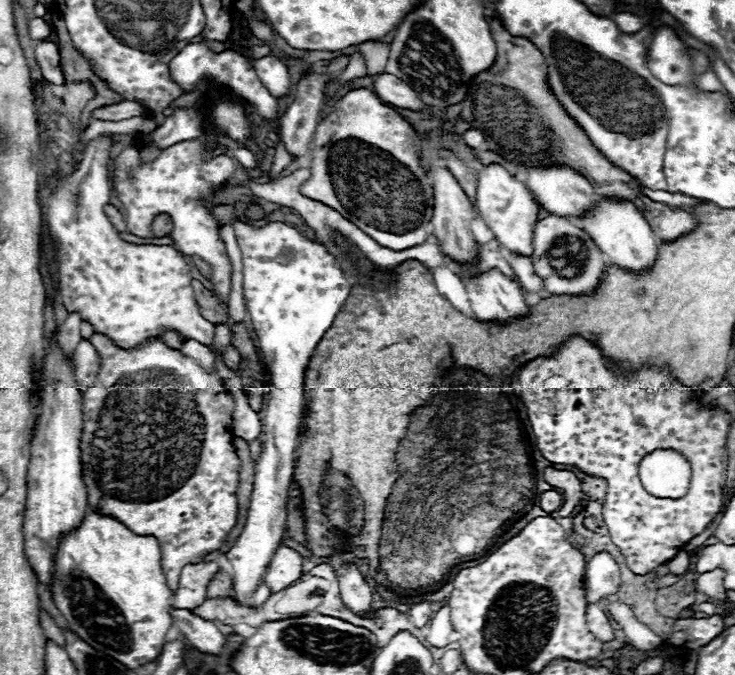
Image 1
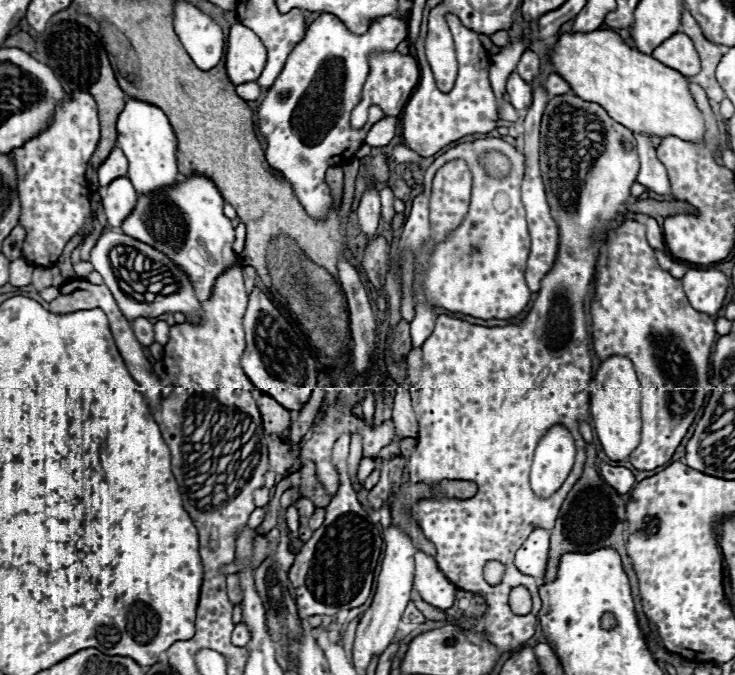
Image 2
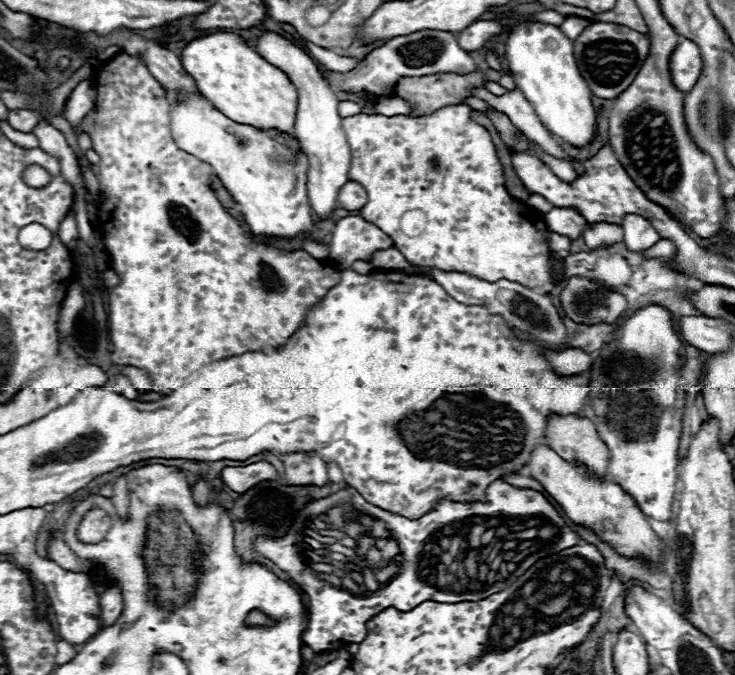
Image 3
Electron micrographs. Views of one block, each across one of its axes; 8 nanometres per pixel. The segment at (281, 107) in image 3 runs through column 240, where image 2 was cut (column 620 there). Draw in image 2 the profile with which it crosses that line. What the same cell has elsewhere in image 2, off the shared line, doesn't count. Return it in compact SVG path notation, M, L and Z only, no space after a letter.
M594 30L588 34L564 34L552 46L548 58L556 66L556 74L570 84L576 96L604 106L610 118L634 134L658 138L678 136L696 144L704 140L704 118L690 94L688 78L656 58L626 46L616 32Z

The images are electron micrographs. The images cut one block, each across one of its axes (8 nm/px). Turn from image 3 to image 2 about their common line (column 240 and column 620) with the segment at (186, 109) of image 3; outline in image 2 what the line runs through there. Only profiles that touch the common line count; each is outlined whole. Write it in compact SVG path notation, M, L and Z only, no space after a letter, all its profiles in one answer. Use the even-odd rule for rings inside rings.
M572 92L570 94L562 94L562 96L554 96L548 106L546 106L546 112L542 116L542 132L540 132L540 168L542 168L542 178L544 178L544 184L546 184L546 196L548 196L548 204L550 204L550 210L552 210L552 216L558 224L558 254L556 254L556 262L552 266L552 270L544 276L542 280L542 286L540 286L540 292L538 292L538 298L534 300L530 312L526 314L526 318L520 322L520 324L510 324L510 326L492 326L492 328L486 328L486 326L474 326L474 324L468 324L464 320L458 320L458 318L448 318L448 316L438 316L436 320L436 328L432 332L432 336L424 342L422 346L422 360L424 360L424 368L422 368L422 376L420 376L420 382L416 386L416 394L412 394L412 406L414 406L414 412L416 412L416 418L418 418L418 424L420 424L420 430L418 430L418 446L416 446L416 452L410 456L410 460L406 462L408 470L410 470L410 482L426 482L428 486L438 486L442 480L472 480L478 484L478 492L476 496L468 498L468 500L458 500L458 498L444 498L440 494L432 496L432 498L426 498L426 500L420 500L414 508L412 508L412 516L416 518L416 522L420 524L420 528L424 530L426 538L432 540L436 544L436 558L438 558L438 568L444 572L444 576L454 584L458 586L460 590L466 590L466 592L474 592L478 596L484 598L484 604L486 604L486 612L484 612L484 634L486 638L498 648L500 654L504 652L514 652L518 648L522 648L532 636L534 636L534 630L536 630L536 616L538 616L538 610L540 610L540 598L538 598L538 584L532 576L526 576L522 574L514 564L512 564L512 558L514 558L514 552L522 546L522 542L528 538L528 534L536 528L544 528L544 530L552 530L554 528L554 522L558 518L558 512L566 498L568 492L554 492L554 496L550 498L538 498L532 488L530 488L530 482L528 482L528 476L530 476L530 464L532 464L532 454L534 454L534 448L538 444L538 440L546 434L546 430L554 424L564 424L574 440L576 440L576 446L578 446L578 460L568 476L568 490L576 484L576 480L580 478L582 474L582 468L584 468L584 462L586 462L586 450L584 450L584 440L582 440L582 434L578 430L578 424L580 422L588 422L590 418L590 410L586 410L586 400L590 400L590 396L584 392L587 390L590 384L590 380L593 377L592 371L592 356L590 356L590 334L588 334L588 322L586 322L586 310L584 310L584 300L588 296L588 290L590 290L590 282L594 278L594 272L596 272L596 260L598 260L598 254L600 254L600 246L606 238L606 234L612 230L612 222L616 220L616 216L620 212L626 210L626 202L630 198L630 186L634 184L636 176L638 176L638 170L640 170L640 162L638 162L638 154L636 154L636 140L634 140L634 134L620 126L618 122L614 122L606 110L594 102L586 102L578 96L574 96ZM488 560L500 560L506 564L506 572L504 572L504 578L498 586L490 586L486 584L484 576L482 576L482 568ZM524 584L530 594L532 594L532 612L526 614L526 616L516 616L510 606L508 606L508 594L514 586L520 586Z

